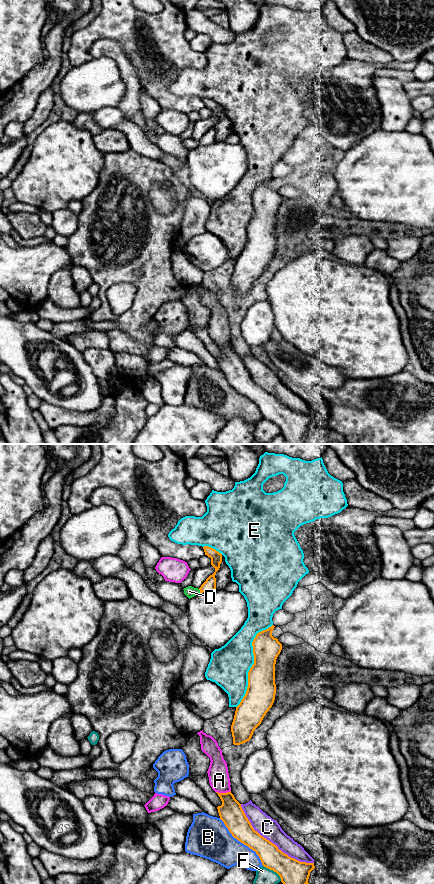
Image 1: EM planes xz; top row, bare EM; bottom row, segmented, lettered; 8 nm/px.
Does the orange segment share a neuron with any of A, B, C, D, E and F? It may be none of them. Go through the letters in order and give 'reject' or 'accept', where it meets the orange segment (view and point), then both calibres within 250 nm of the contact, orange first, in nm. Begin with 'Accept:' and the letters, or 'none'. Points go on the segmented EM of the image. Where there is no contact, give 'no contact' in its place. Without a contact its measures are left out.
Accept: none
A: reject; contact xz (223, 793); calibres 190 and 170 nm
B: reject; contact xz (242, 842); calibres 190 and 320 nm
C: reject; contact xz (271, 842); calibres 180 and 160 nm
D: reject; contact xz (200, 591); calibres 100 and 90 nm
E: reject; contact xz (254, 663); calibres 240 and 320 nm
F: reject; contact xz (273, 870); calibres 200 and 130 nm

